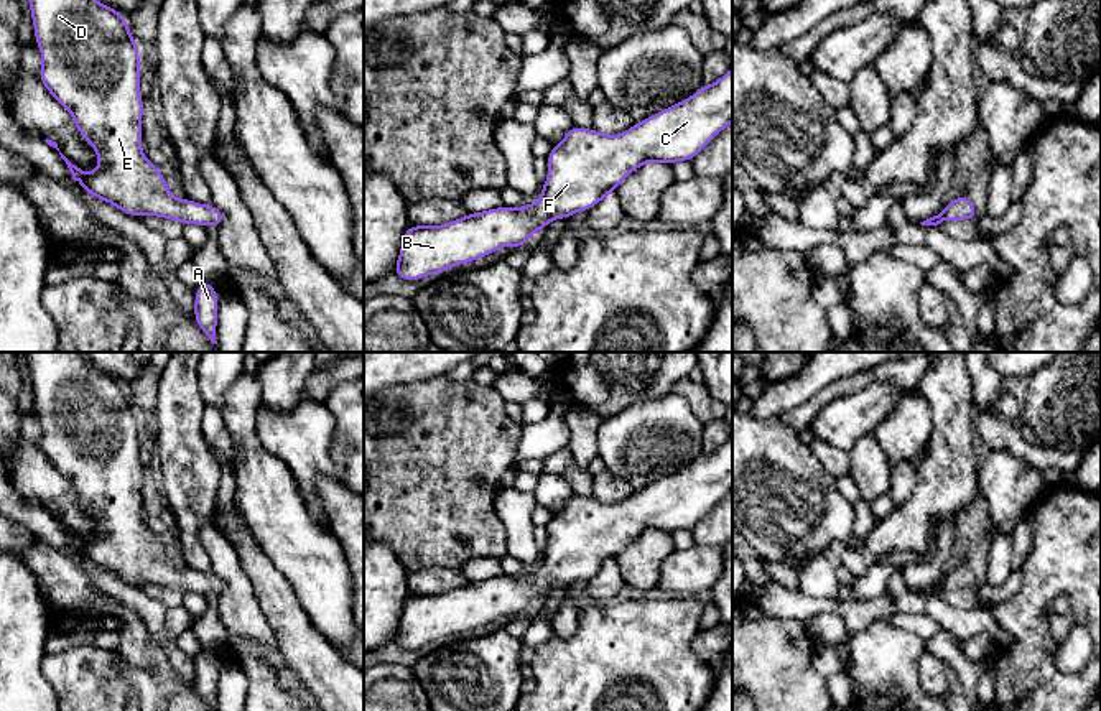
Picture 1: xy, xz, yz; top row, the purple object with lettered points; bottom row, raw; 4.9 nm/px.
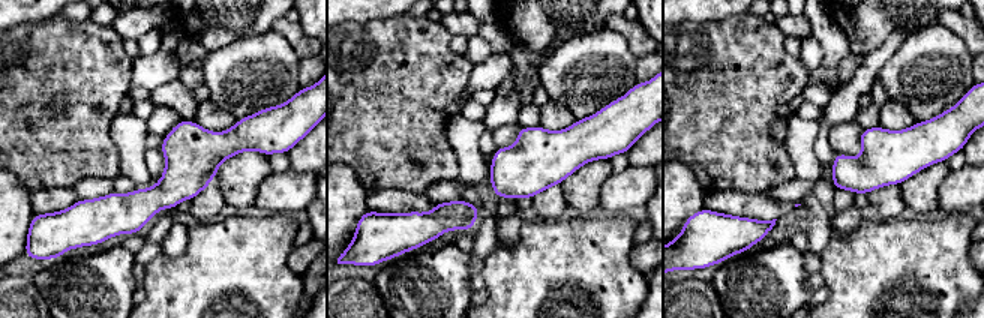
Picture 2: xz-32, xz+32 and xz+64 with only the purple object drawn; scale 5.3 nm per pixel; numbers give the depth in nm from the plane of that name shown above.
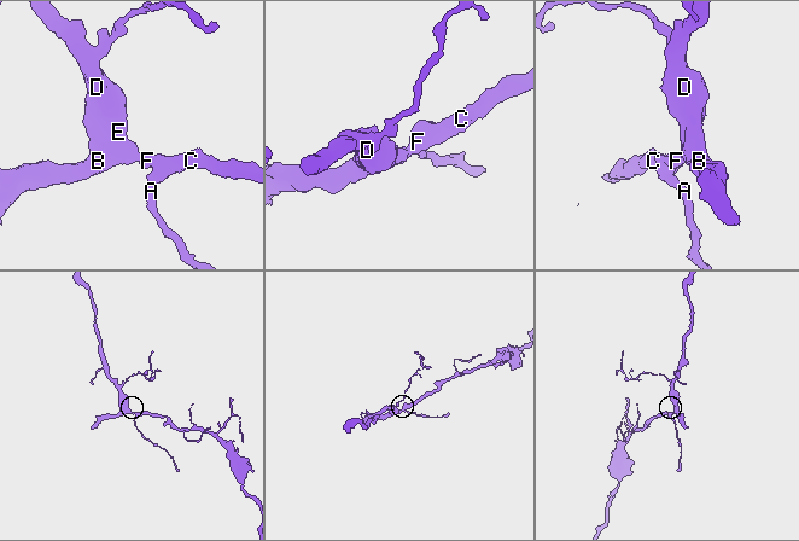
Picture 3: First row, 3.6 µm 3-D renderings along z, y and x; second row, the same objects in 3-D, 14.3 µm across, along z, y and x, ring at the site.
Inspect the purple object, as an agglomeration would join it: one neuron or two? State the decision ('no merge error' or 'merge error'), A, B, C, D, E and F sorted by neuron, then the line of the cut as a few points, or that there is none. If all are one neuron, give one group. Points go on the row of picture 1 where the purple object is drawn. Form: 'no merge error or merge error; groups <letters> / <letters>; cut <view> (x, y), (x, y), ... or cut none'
no merge error; groups A B C D E F; cut none

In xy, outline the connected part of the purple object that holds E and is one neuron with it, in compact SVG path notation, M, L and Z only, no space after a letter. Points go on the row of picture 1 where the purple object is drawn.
M28 0L35 41L43 66L39 81L54 100L71 112L81 137L95 150L99 168L94 173L72 165L61 151L72 179L87 194L109 201L118 211L140 217L176 219L179 224L221 227L224 212L214 204L176 199L163 173L142 151L143 94L140 91L140 51L127 18L99 0Z

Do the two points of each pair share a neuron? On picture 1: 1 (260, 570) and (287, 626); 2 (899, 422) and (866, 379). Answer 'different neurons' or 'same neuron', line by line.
1: same neuron
2: different neurons

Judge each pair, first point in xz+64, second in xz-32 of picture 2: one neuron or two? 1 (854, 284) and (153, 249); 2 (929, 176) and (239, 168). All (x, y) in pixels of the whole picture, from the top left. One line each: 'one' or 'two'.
1: two
2: one

